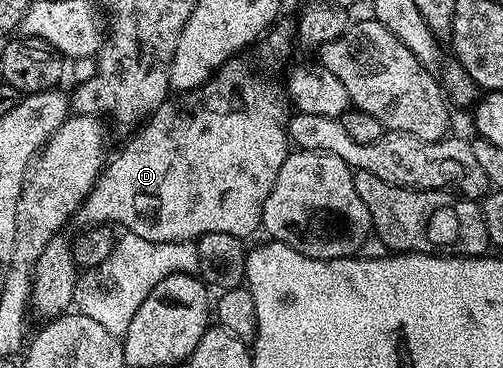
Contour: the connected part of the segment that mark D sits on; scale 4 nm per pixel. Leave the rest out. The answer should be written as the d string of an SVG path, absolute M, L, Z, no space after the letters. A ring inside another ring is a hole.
M230 62L210 78L205 84L193 88L188 94L177 94L164 100L161 105L136 129L133 140L129 140L121 148L117 157L110 159L101 169L101 175L93 183L93 189L87 194L79 209L80 219L89 221L93 226L118 226L131 234L139 234L139 238L147 238L147 242L193 242L198 237L218 231L242 238L249 238L253 231L261 228L263 206L267 202L267 194L271 194L271 186L275 186L275 178L283 162L291 151L291 141L286 128L287 96L277 84L264 84L256 80L245 68L240 68L237 62Z

